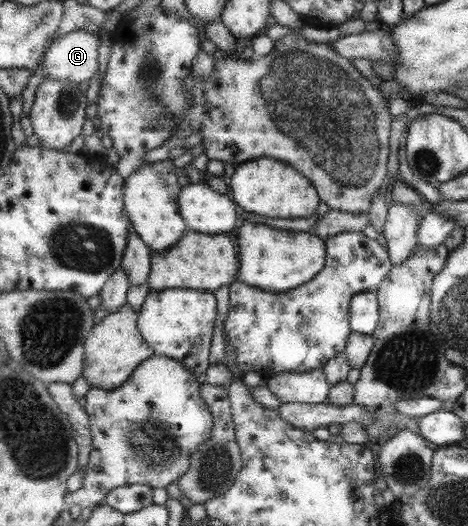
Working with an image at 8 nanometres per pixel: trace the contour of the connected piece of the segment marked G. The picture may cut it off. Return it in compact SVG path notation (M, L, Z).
M84 28L53 41L44 58L45 77L77 83L93 79L99 71L99 45L99 33Z

